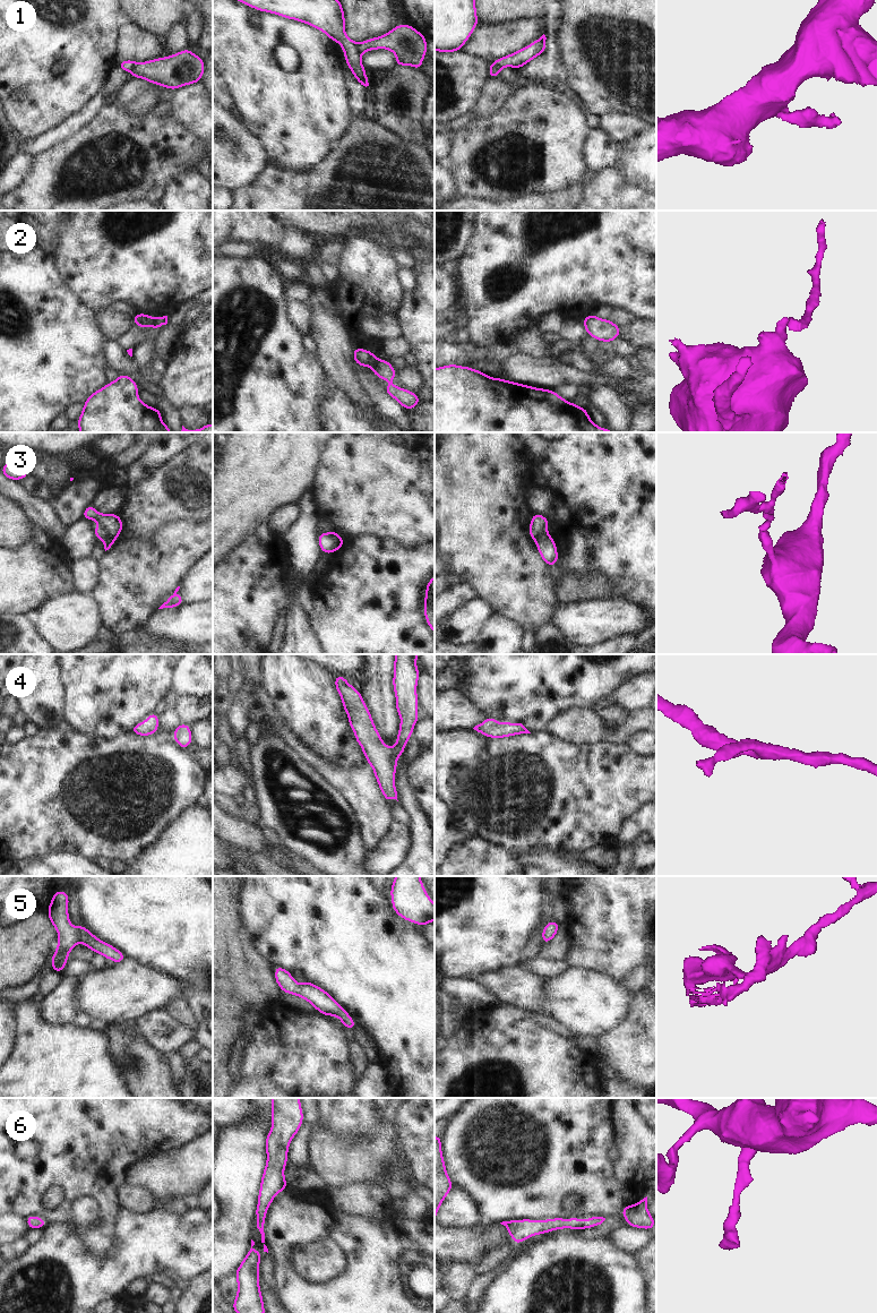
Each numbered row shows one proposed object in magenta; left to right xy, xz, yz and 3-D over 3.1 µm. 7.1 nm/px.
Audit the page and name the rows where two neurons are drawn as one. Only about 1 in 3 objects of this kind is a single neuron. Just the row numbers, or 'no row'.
1, 2, 3.

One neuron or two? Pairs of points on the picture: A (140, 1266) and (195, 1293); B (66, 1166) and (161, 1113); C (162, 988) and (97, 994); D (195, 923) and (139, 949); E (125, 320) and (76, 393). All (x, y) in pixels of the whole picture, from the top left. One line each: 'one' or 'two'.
A: two
B: one
C: one
D: one
E: two

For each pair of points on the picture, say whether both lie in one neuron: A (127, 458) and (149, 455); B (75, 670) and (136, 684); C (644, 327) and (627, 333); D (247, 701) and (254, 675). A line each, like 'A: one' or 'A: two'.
A: two
B: one
C: one
D: one

